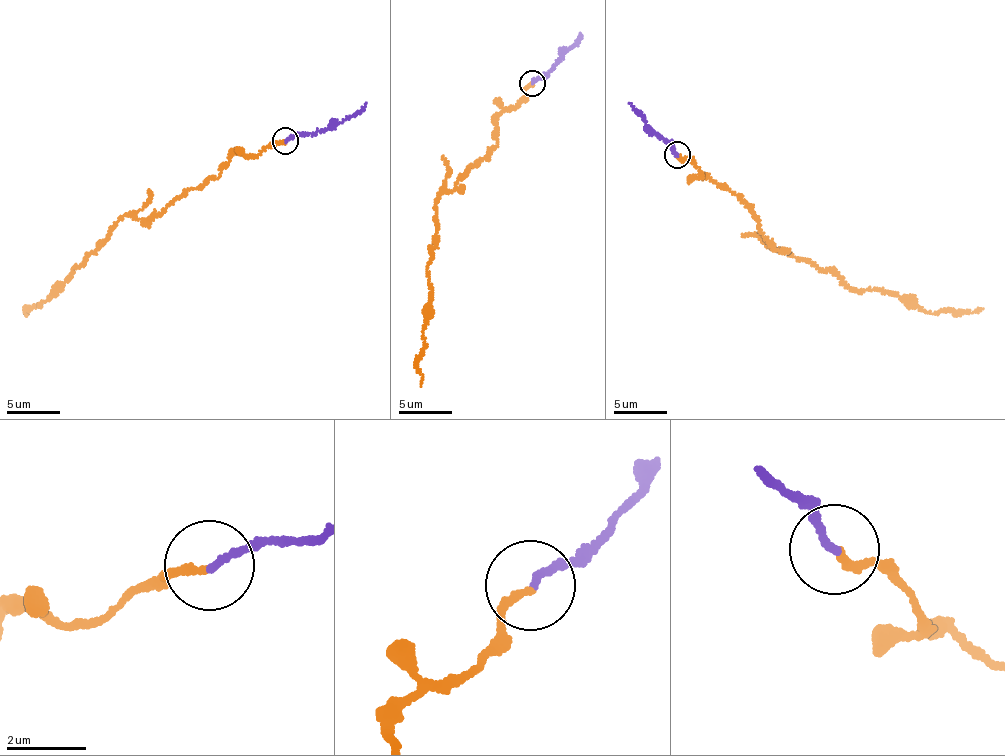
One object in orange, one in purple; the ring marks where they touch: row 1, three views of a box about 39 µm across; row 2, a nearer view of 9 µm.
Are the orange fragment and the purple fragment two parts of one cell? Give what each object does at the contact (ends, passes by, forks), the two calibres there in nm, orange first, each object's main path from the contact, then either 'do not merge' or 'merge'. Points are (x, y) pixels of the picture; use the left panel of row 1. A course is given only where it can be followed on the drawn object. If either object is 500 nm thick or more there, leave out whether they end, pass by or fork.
orange ends there; purple ends there; 190 nm thick on the orange side, 190 nm on the other; orange runs (286, 140), (232, 153), (218, 178), (161, 213), (127, 214), (57, 292), (24, 313); purple runs (286, 140), (336, 126), (366, 103); merge

